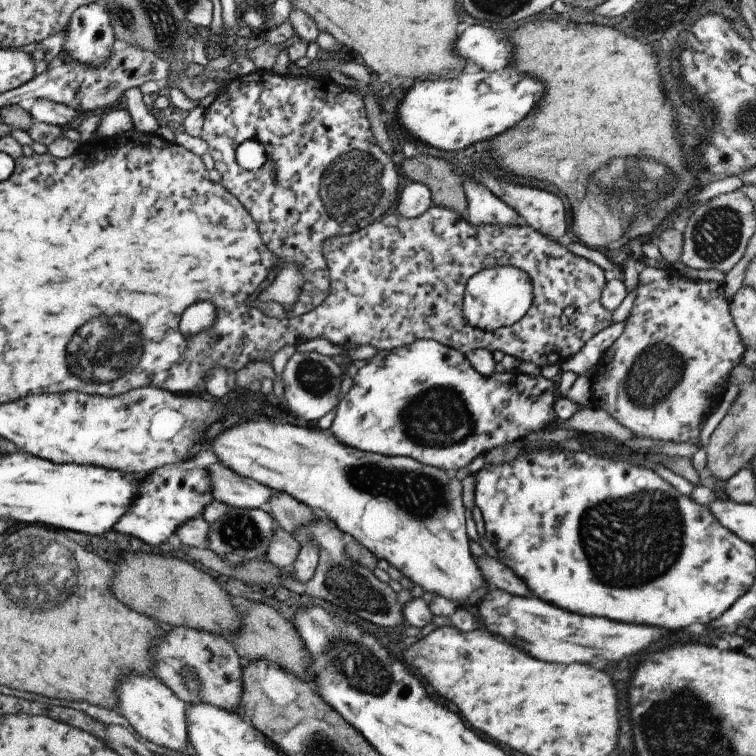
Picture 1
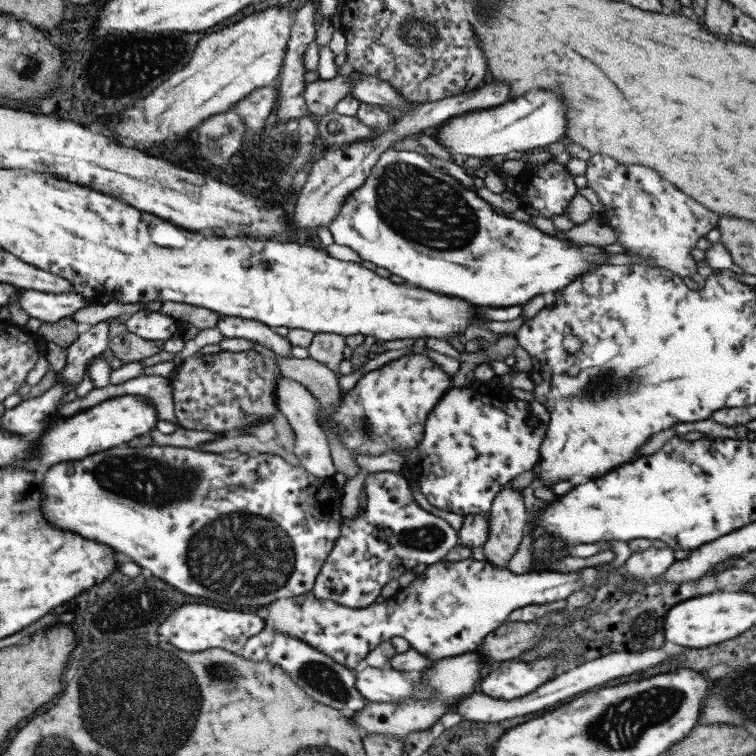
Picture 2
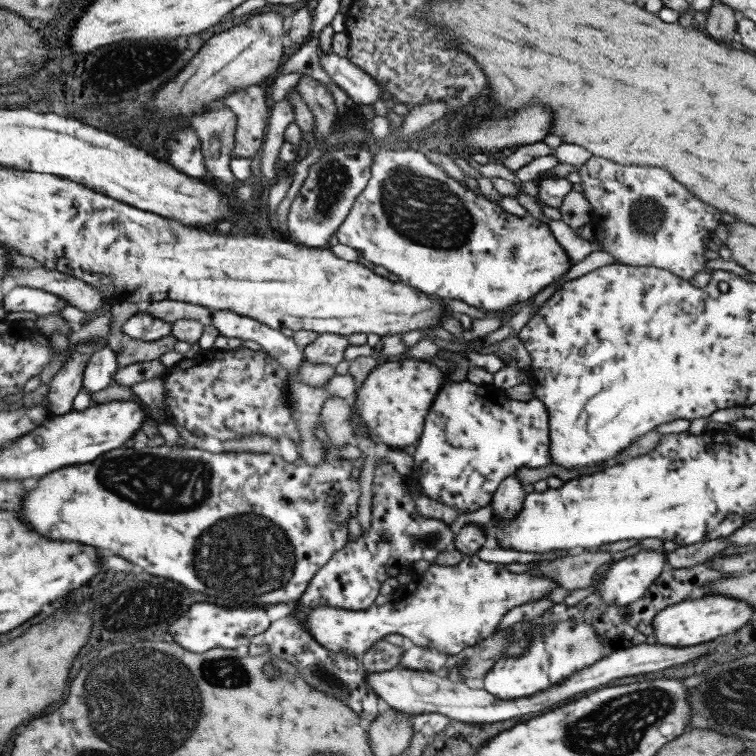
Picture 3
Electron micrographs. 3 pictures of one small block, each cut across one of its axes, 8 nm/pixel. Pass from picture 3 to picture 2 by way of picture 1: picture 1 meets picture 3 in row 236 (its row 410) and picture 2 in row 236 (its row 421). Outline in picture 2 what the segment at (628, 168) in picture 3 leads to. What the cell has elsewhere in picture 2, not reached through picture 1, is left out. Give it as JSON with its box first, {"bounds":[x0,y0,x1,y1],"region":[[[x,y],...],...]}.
{"bounds":[584,153,721,277],"region":[[[592,153],[587,160],[584,177],[588,179],[587,187],[592,188],[602,202],[603,222],[610,226],[614,232],[618,232],[616,233],[618,244],[626,248],[628,256],[650,258],[650,262],[654,262],[656,266],[671,270],[681,277],[697,273],[698,263],[694,260],[692,250],[696,250],[696,242],[700,238],[706,237],[710,230],[716,228],[721,214],[696,202],[672,182],[665,180],[656,169],[644,165],[620,164],[619,161],[608,155]]]}

